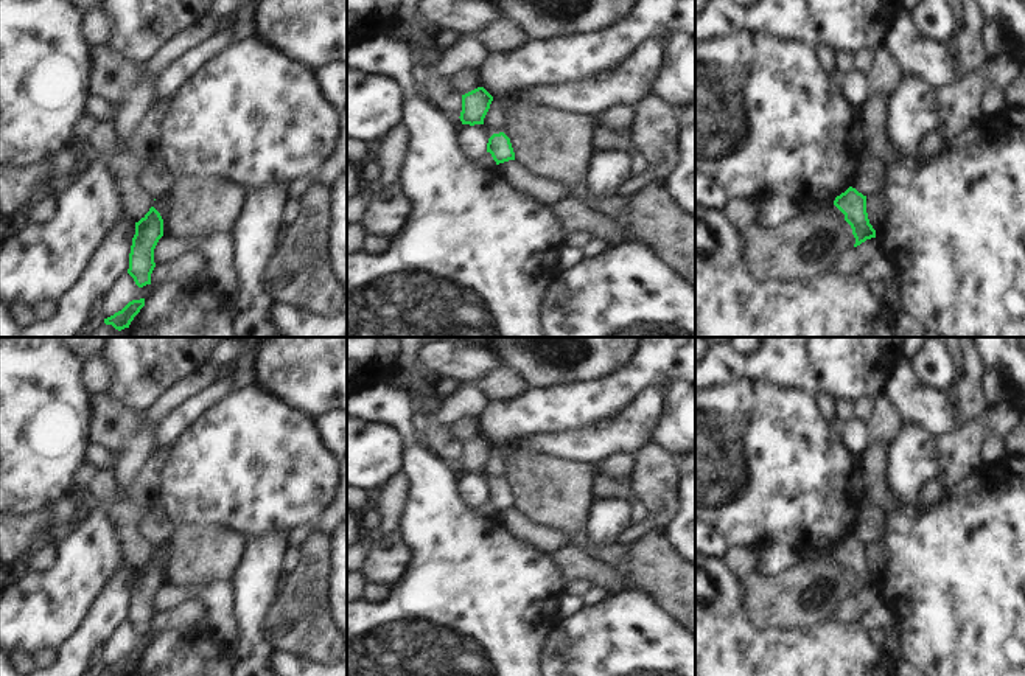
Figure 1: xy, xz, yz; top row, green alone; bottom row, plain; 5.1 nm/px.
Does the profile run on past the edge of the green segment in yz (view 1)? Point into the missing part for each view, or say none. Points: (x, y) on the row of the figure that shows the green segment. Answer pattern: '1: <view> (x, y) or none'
1: none

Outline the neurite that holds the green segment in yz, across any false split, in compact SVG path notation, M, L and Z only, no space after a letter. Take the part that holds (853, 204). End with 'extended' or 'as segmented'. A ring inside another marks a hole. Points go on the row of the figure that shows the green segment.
M849 186L835 197L834 205L845 214L845 221L851 225L855 238L854 247L866 239L876 238L876 230L869 224L866 213L866 196Z; as segmented

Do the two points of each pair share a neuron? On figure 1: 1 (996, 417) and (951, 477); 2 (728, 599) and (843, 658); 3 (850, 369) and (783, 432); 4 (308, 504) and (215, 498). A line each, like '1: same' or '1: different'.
1: same
2: same
3: different
4: same

